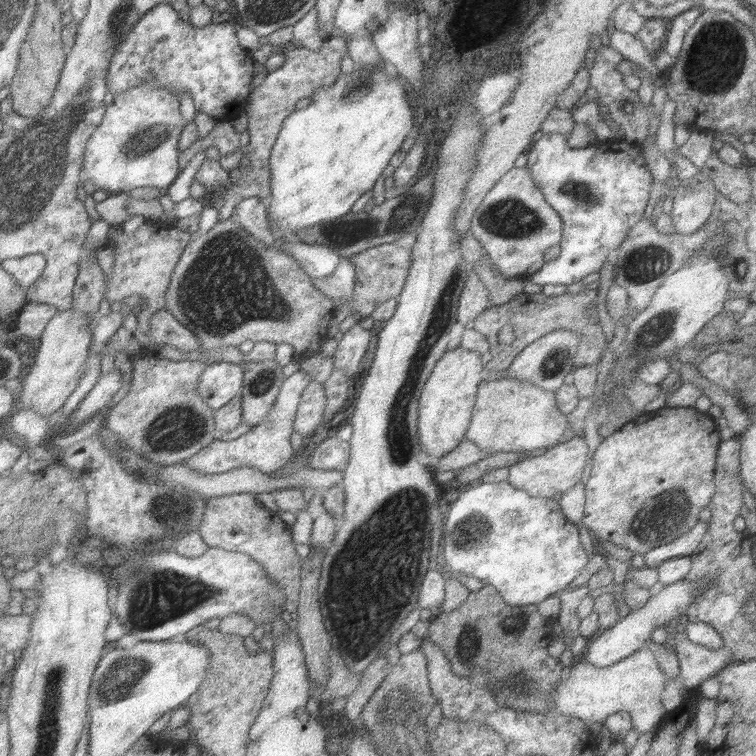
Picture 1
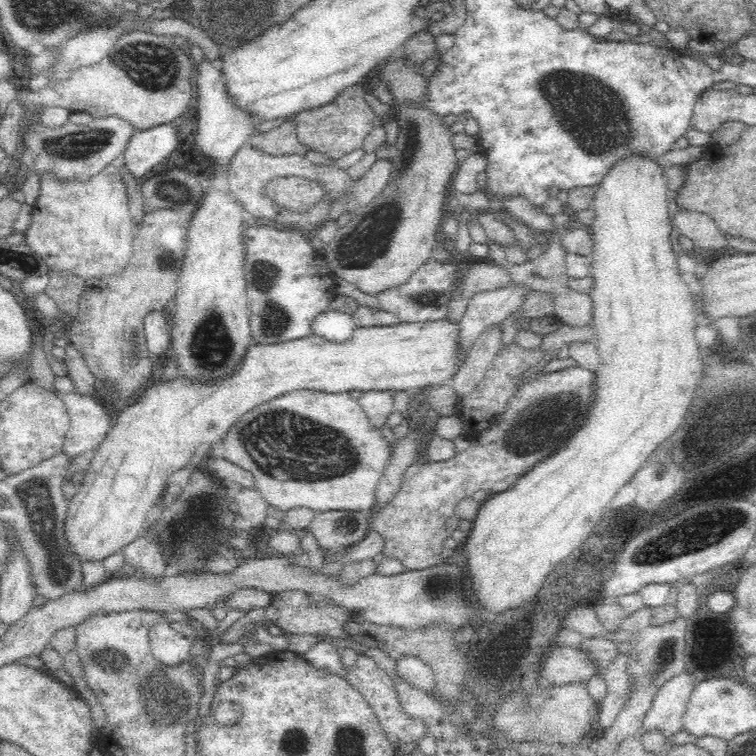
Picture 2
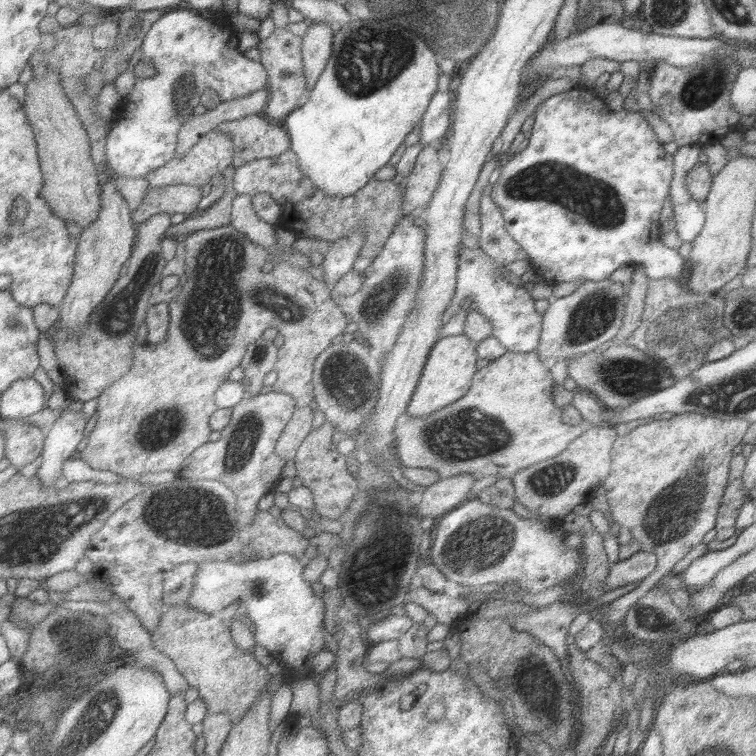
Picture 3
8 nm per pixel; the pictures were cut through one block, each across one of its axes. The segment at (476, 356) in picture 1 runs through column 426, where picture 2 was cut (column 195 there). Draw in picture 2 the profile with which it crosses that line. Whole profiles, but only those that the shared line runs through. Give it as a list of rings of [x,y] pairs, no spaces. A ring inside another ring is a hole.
[[[436,320],[428,324],[398,324],[392,328],[356,328],[350,338],[342,342],[326,340],[322,336],[310,336],[308,340],[296,340],[292,344],[276,344],[270,348],[252,346],[240,368],[238,376],[218,384],[218,388],[196,388],[182,380],[172,384],[162,384],[156,378],[156,384],[144,392],[136,404],[116,410],[116,426],[108,432],[108,438],[94,450],[92,460],[86,468],[84,480],[76,488],[74,498],[66,504],[64,514],[64,548],[66,554],[78,562],[102,562],[112,554],[120,554],[124,548],[134,544],[150,522],[150,514],[158,506],[158,498],[166,496],[168,478],[188,466],[190,454],[202,442],[222,442],[226,432],[232,430],[236,420],[246,412],[272,398],[282,394],[308,390],[324,394],[344,394],[344,392],[424,392],[428,388],[450,386],[460,370],[468,364],[470,344],[462,342],[462,322],[454,320]]]

